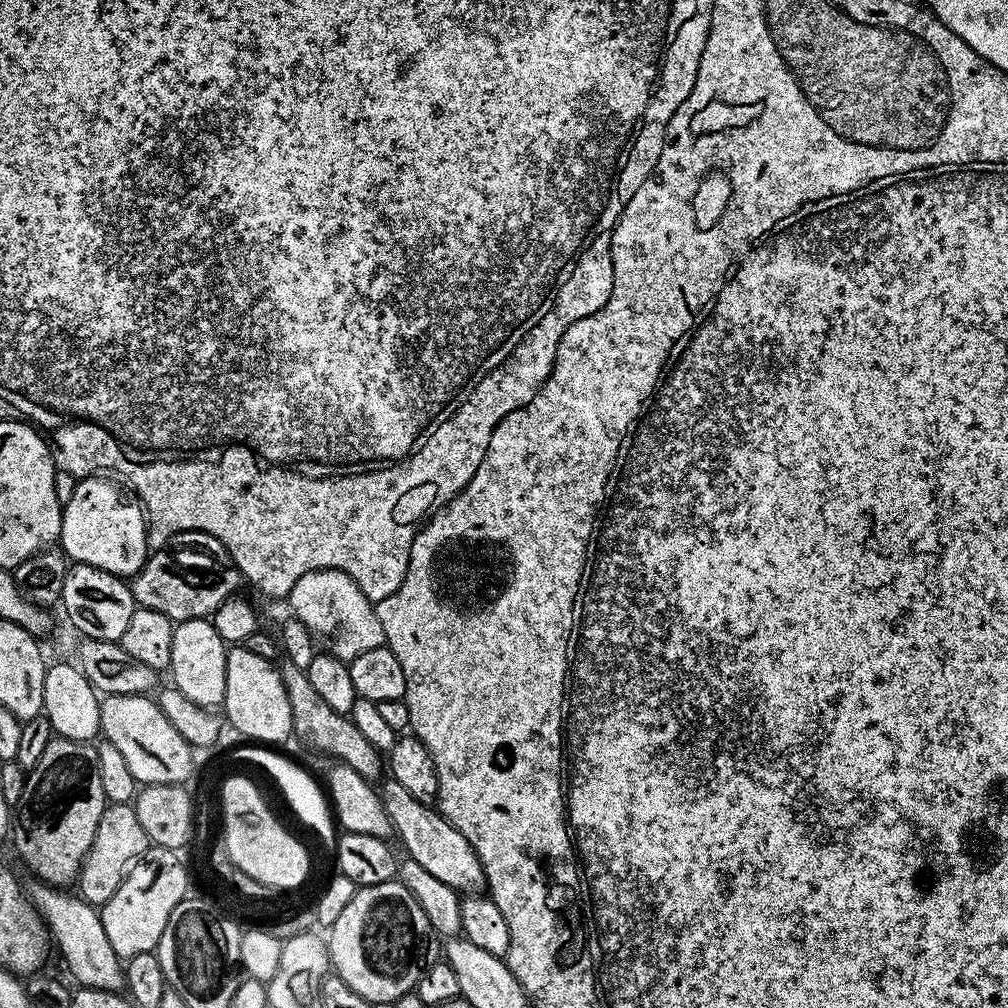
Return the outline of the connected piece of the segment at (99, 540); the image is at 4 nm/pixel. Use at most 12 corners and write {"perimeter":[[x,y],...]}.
{"perimeter":[[103,475],[63,504],[69,561],[131,578],[150,555],[143,507]]}

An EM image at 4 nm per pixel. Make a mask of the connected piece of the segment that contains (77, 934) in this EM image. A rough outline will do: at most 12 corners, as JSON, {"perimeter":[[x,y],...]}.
{"perimeter":[[33,879],[26,895],[82,988],[119,993],[124,964],[79,895]]}

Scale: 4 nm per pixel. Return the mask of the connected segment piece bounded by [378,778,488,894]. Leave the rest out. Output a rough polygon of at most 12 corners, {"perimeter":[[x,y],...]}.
{"perimeter":[[397,780],[380,800],[407,859],[468,894],[488,887],[478,854]]}

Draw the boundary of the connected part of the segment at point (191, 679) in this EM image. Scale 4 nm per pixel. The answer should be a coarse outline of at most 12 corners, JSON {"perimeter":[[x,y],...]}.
{"perimeter":[[211,619],[174,627],[171,683],[216,710],[229,649]]}

